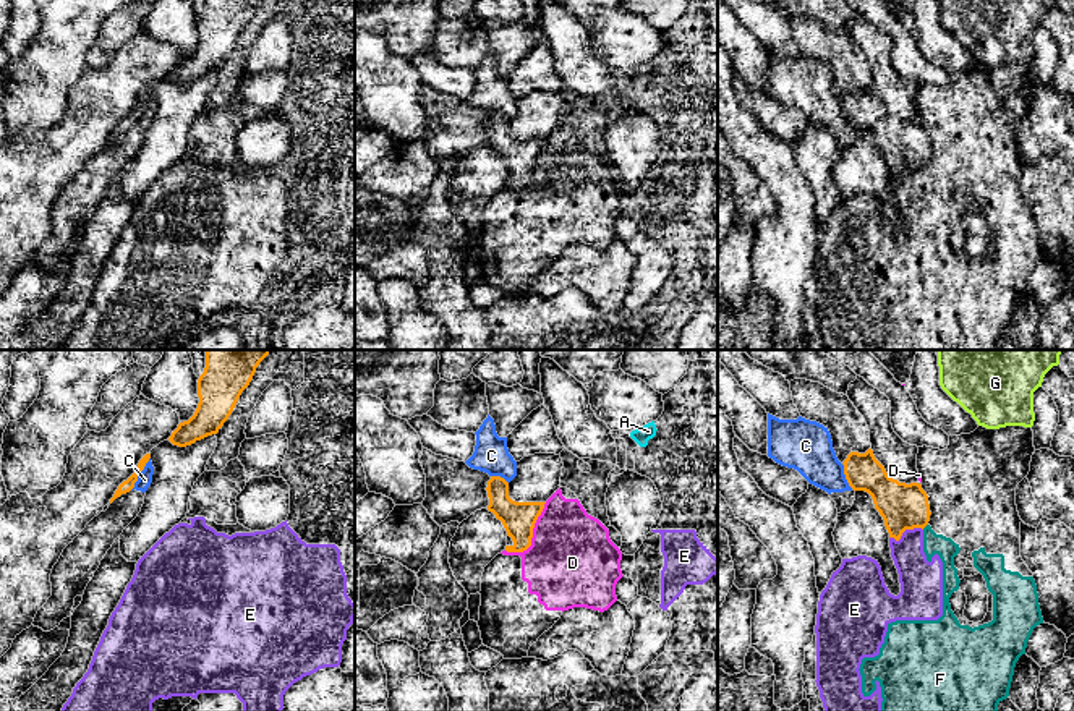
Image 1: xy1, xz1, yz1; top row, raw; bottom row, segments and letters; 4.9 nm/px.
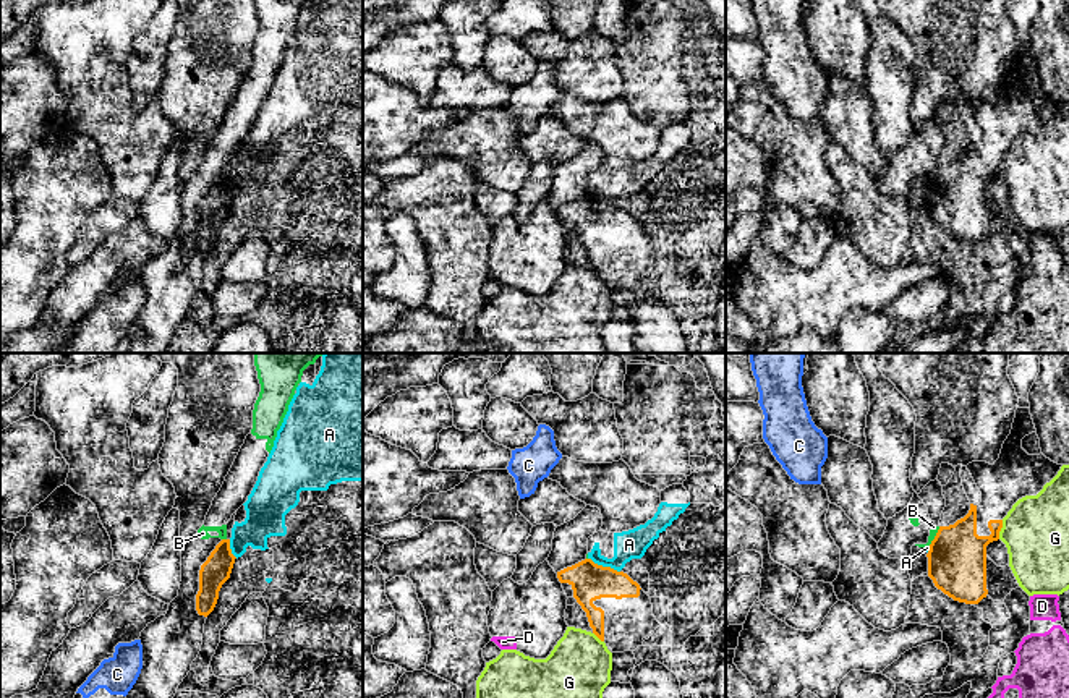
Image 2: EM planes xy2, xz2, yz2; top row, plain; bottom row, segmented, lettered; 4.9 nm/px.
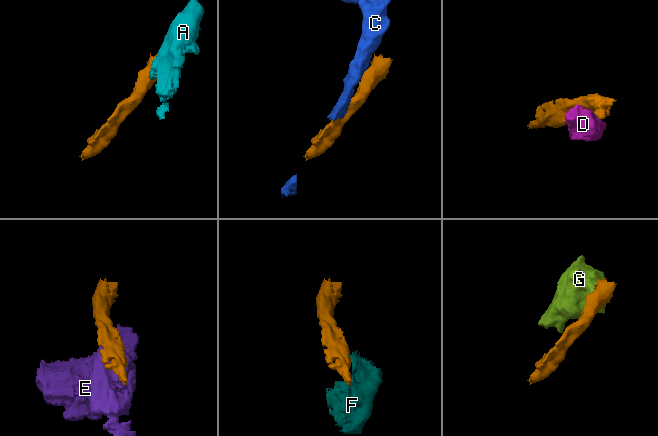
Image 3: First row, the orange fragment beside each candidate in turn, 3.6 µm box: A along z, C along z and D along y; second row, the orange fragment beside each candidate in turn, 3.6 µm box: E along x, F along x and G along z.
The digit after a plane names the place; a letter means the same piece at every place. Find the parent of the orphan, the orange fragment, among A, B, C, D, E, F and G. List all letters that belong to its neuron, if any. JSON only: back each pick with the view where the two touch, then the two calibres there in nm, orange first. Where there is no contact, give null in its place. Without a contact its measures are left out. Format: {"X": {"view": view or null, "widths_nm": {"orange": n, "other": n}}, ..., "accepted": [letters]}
{"accepted": []}

